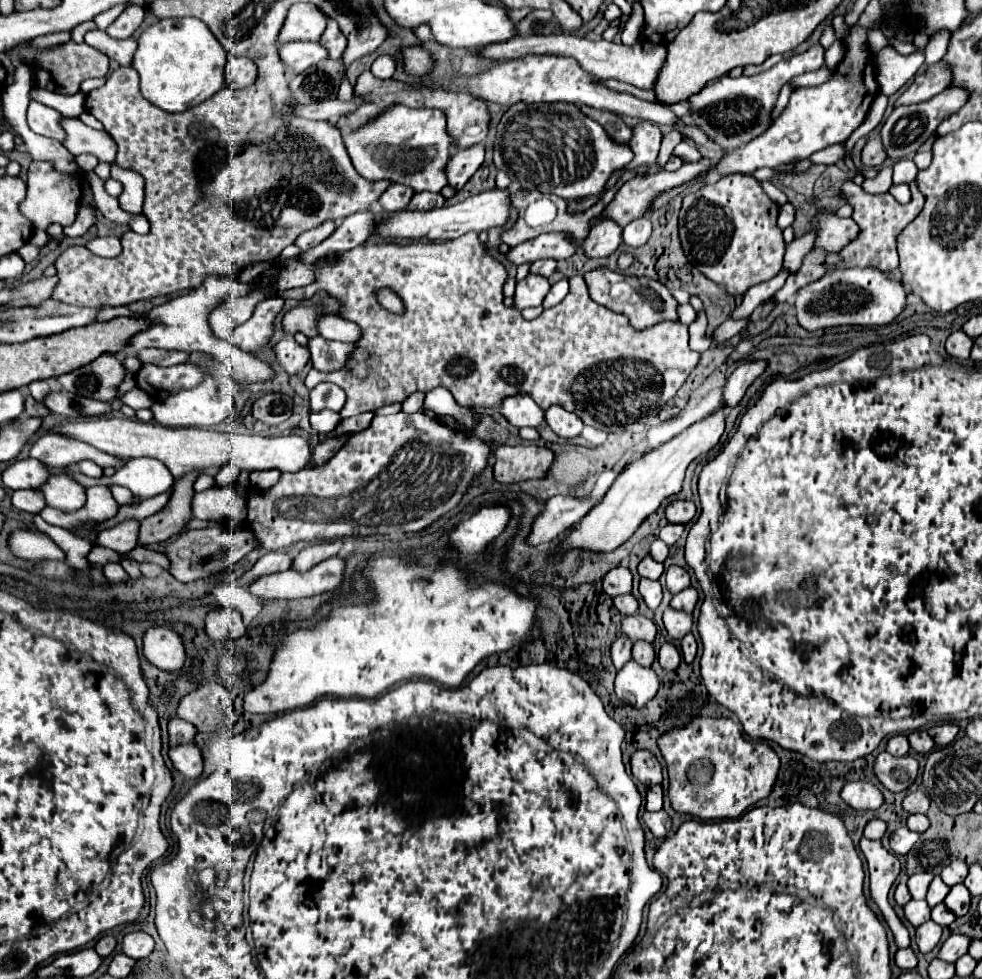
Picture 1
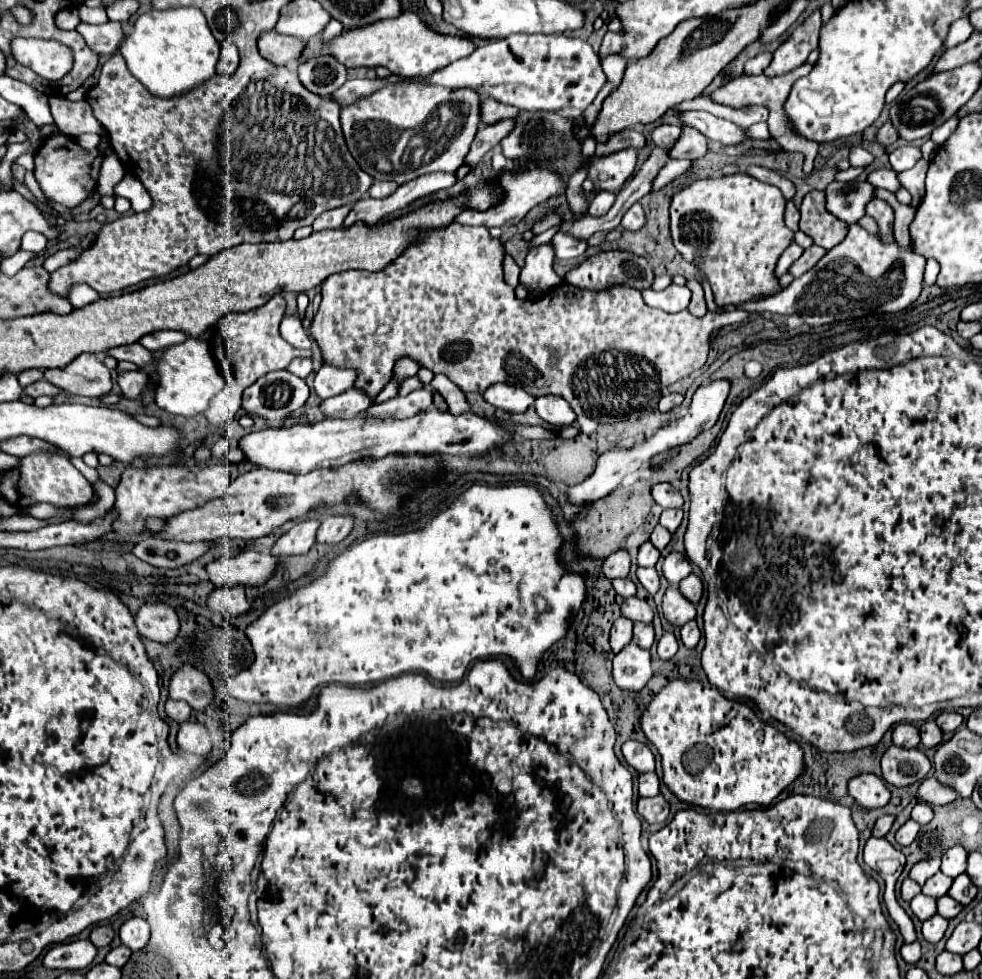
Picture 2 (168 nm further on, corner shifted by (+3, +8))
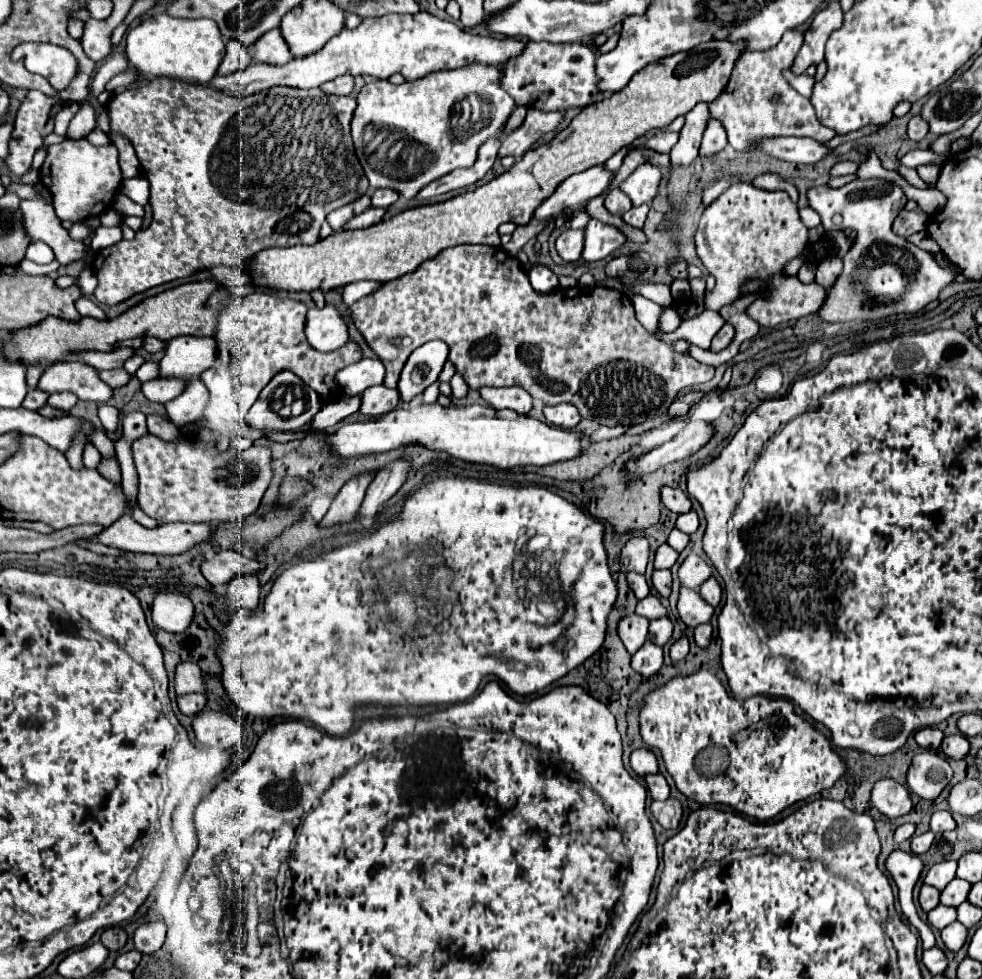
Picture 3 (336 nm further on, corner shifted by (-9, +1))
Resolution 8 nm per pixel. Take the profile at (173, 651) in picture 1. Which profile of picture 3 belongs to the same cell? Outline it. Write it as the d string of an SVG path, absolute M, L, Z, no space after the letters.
M158 593L152 605L152 623L168 633L184 633L192 623L192 601L178 593Z

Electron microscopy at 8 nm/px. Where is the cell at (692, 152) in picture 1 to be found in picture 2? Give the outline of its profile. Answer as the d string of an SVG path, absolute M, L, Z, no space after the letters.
M660 124L650 132L650 140L656 146L674 146L678 136L680 136L680 130L682 128L674 126L674 124Z

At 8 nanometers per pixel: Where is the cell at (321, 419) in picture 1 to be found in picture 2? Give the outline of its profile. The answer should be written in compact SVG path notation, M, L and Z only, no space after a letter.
M350 388L344 394L338 394L334 398L328 398L320 404L322 412L330 418L354 418L354 416L364 416L366 410L374 404L374 398L368 396L360 388Z

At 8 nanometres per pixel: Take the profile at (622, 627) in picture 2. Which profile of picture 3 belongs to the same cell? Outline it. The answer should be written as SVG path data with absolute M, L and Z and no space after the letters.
M632 613L626 615L620 623L618 623L618 635L622 639L622 643L626 645L628 653L634 655L648 639L648 619Z

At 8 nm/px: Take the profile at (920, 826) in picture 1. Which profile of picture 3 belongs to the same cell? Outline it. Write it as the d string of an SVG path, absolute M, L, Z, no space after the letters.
M934 811L930 819L930 831L940 833L940 831L950 831L956 827L956 821L952 819L950 811Z

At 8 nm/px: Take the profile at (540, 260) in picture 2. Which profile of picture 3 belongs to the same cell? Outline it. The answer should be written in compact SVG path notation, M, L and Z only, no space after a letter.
M566 229L558 239L556 239L556 251L564 261L580 259L582 253L582 241L584 241L584 229L572 231Z

